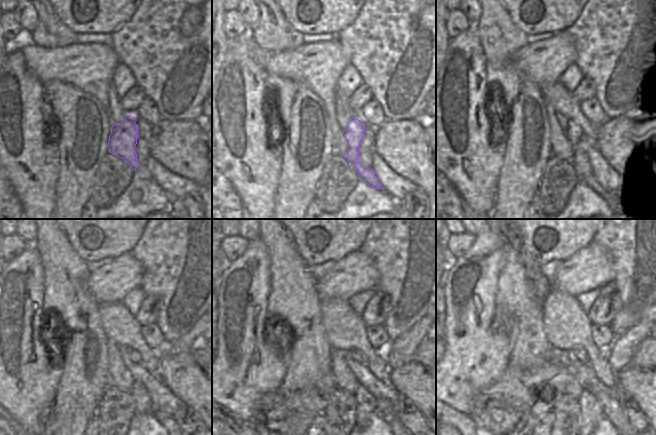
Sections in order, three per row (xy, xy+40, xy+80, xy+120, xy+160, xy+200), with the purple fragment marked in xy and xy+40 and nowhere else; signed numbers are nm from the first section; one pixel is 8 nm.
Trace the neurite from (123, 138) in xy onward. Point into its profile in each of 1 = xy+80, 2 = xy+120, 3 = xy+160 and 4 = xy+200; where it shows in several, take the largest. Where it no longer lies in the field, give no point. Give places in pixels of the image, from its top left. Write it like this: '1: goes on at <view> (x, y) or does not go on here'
1: goes on at xy+80 (590, 179)
2: goes on at xy+120 (167, 421)
3: goes on at xy+160 (394, 422)
4: goes on at xy+200 (580, 353)

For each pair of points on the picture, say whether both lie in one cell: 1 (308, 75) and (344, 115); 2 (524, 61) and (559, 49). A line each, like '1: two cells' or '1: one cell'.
1: two cells
2: one cell

